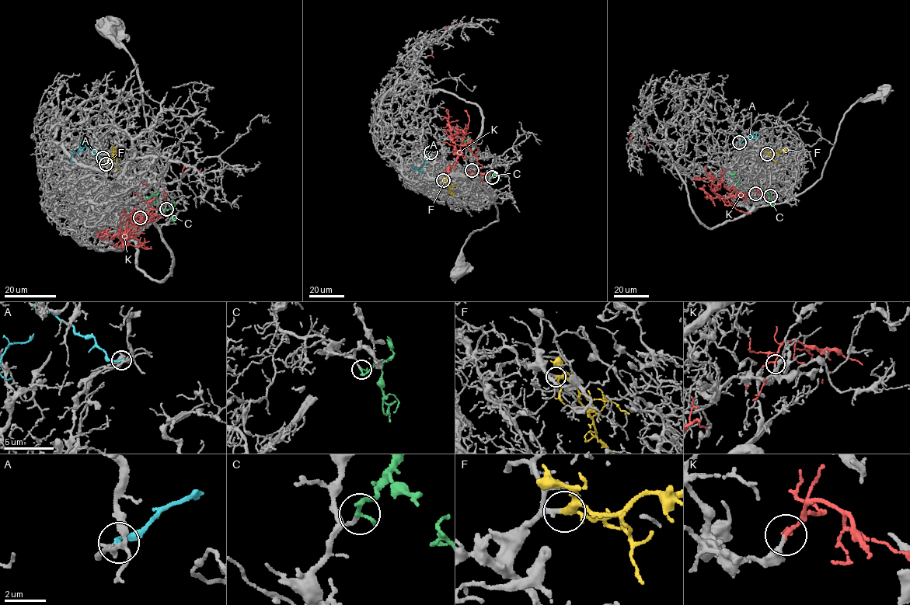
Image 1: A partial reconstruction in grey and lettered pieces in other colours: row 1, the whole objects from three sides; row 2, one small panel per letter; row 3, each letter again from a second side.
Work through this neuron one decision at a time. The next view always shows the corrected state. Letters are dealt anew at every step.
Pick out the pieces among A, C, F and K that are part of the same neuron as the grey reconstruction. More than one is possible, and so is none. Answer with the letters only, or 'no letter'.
F

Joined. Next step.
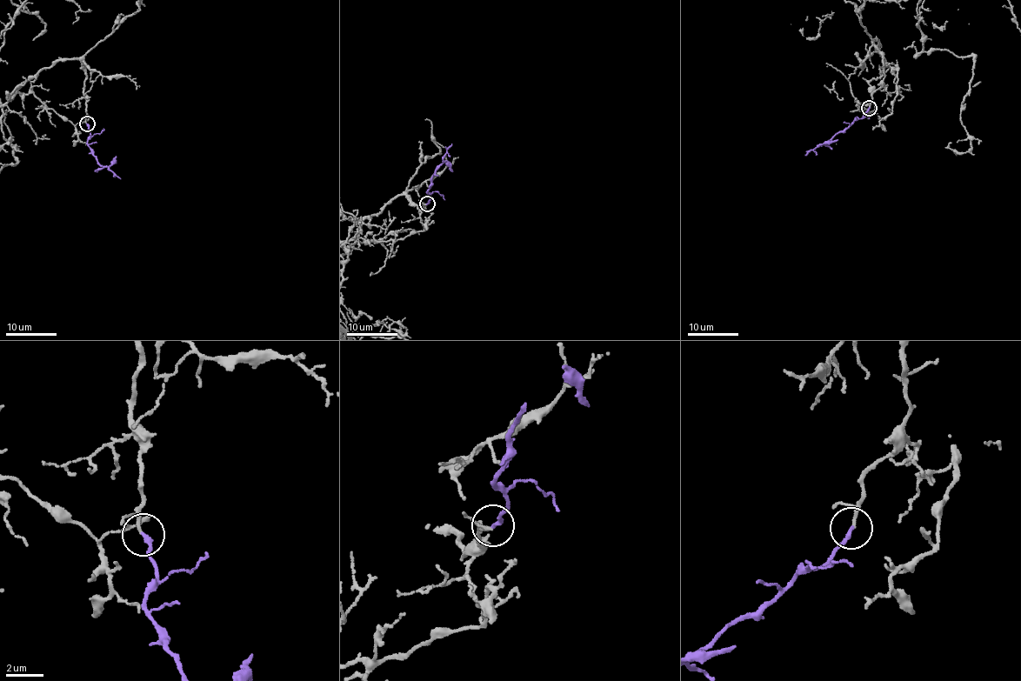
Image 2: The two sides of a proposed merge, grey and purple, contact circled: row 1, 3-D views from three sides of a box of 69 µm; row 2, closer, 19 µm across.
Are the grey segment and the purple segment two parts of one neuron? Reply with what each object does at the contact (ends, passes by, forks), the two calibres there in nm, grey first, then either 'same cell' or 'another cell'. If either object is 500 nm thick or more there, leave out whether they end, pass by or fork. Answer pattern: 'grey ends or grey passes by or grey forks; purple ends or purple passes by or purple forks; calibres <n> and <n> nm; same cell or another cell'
grey passes by; purple ends; calibres 110 and 200 nm; same cell

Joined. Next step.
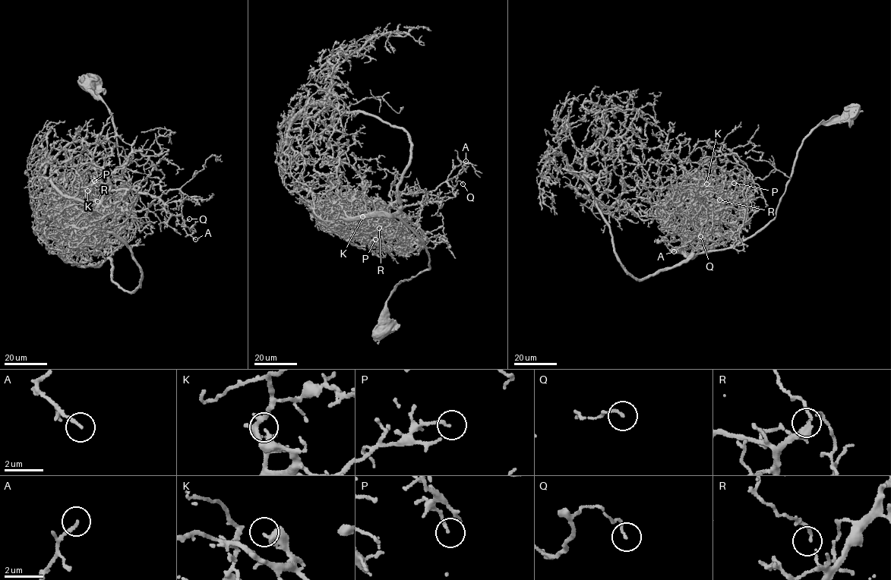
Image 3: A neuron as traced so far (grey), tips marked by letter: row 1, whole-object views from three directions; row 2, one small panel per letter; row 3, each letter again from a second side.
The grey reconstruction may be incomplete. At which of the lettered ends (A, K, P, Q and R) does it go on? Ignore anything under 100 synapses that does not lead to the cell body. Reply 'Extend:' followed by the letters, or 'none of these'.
Extend: none of these

